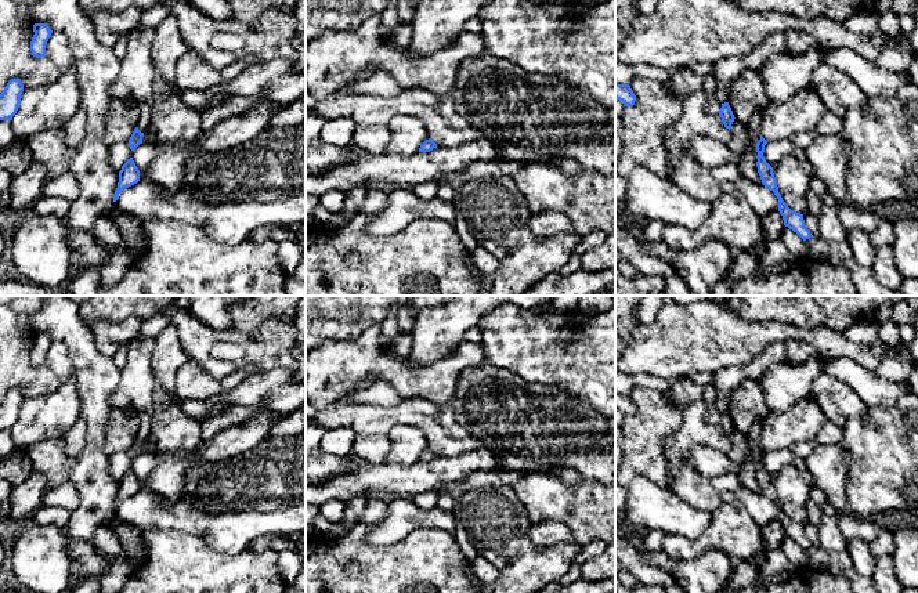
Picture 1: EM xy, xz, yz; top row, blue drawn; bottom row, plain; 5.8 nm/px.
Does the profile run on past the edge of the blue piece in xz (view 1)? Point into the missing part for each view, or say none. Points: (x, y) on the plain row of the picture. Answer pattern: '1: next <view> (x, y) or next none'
1: next none

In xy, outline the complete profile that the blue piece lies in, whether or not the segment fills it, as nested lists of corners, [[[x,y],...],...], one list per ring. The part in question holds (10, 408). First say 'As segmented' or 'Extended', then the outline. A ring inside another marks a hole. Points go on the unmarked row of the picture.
As segmented. [[[11,388],[0,404],[0,430],[11,430],[21,413],[24,394],[21,388]]]

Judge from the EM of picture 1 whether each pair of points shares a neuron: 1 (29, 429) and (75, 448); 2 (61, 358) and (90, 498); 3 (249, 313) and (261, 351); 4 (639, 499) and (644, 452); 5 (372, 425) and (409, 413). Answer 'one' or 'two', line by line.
1: two
2: two
3: two
4: two
5: one

